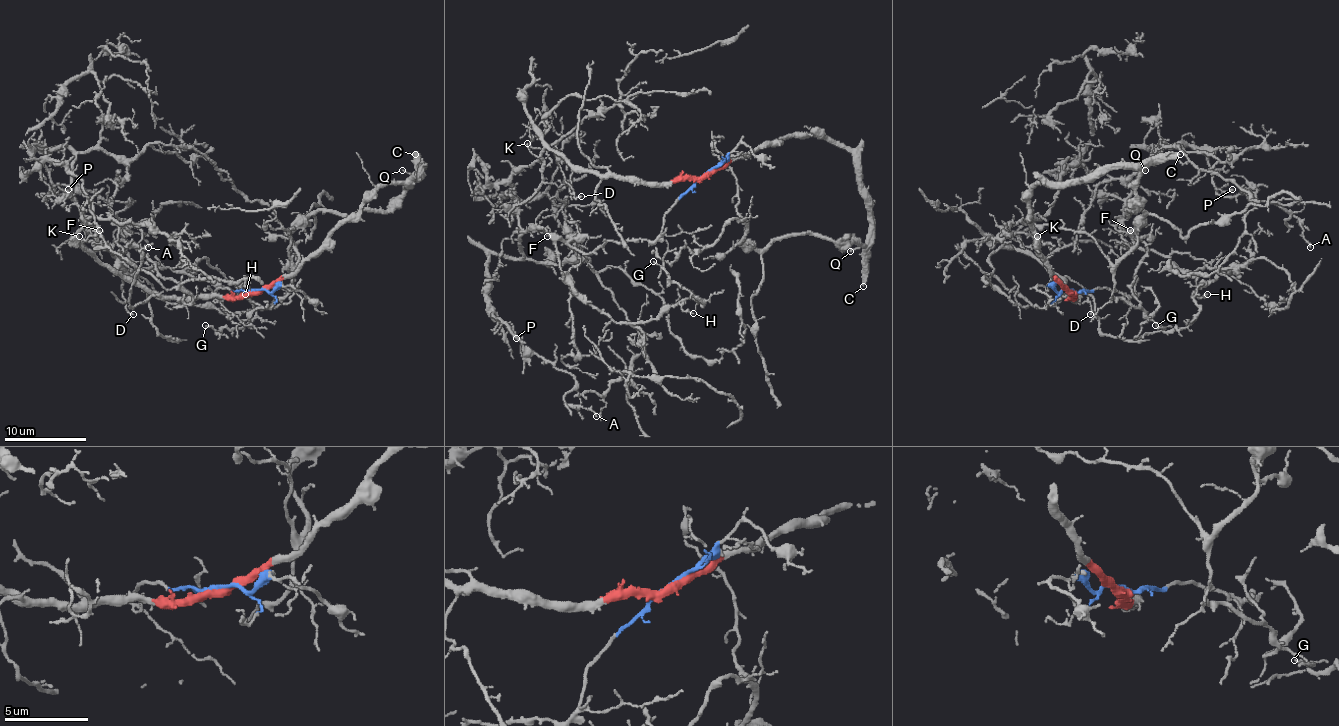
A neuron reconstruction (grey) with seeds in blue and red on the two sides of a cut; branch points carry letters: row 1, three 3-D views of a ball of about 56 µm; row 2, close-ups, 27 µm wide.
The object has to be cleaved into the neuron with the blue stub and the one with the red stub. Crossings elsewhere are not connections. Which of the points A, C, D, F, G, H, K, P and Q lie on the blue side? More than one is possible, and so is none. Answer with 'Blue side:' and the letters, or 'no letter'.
Blue side: A, F, G, H, P

